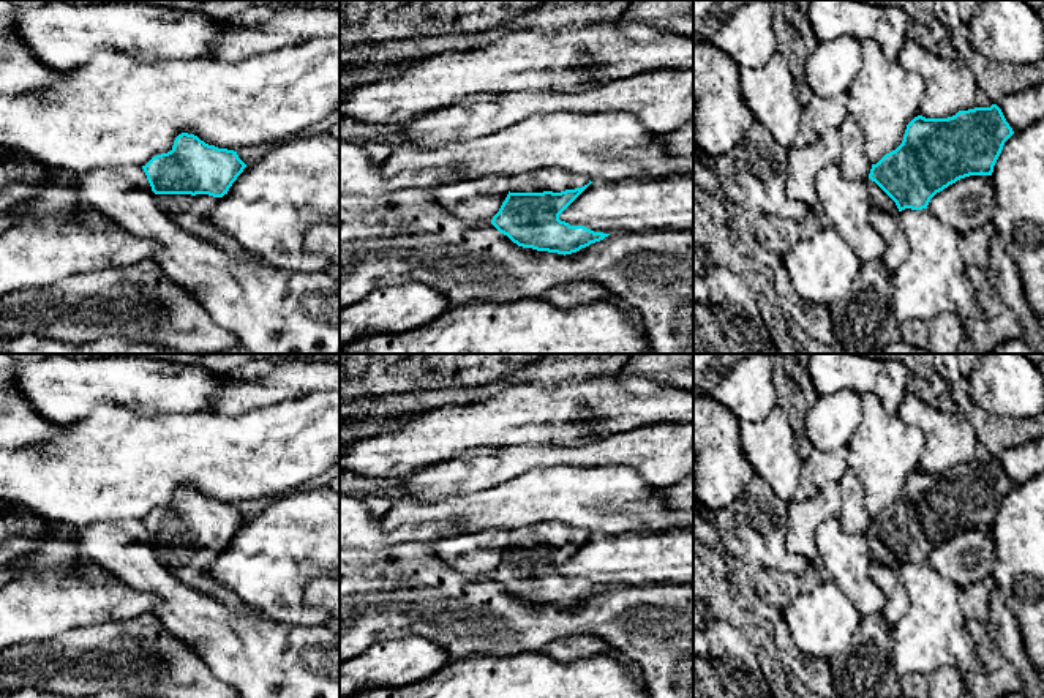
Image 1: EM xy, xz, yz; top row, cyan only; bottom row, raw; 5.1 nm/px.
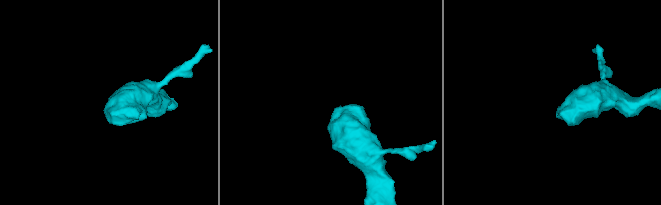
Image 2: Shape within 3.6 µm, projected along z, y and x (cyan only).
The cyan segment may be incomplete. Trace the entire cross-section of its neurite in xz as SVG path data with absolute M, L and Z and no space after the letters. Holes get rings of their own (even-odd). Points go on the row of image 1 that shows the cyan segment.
M542 167L509 178L509 194L491 224L523 248L572 254L610 234L570 226L559 215L592 182L559 167Z

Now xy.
M188 133L175 137L171 152L156 155L142 166L164 215L182 229L215 243L231 257L261 264L257 256L246 253L207 218L245 167L237 152L208 145Z

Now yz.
M997 104L959 111L948 118L914 117L905 129L902 144L872 164L866 178L870 208L900 213L905 208L927 208L930 199L970 175L992 175L1005 142L1014 134Z

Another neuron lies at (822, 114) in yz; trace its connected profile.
M813 96L802 109L801 133L793 148L802 148L821 137L831 128L840 128L848 117L845 98L820 98Z

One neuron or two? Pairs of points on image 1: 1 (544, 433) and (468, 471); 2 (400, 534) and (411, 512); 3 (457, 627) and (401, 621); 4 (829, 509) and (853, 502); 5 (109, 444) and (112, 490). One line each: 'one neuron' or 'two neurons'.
1: two neurons
2: two neurons
3: one neuron
4: two neurons
5: one neuron

